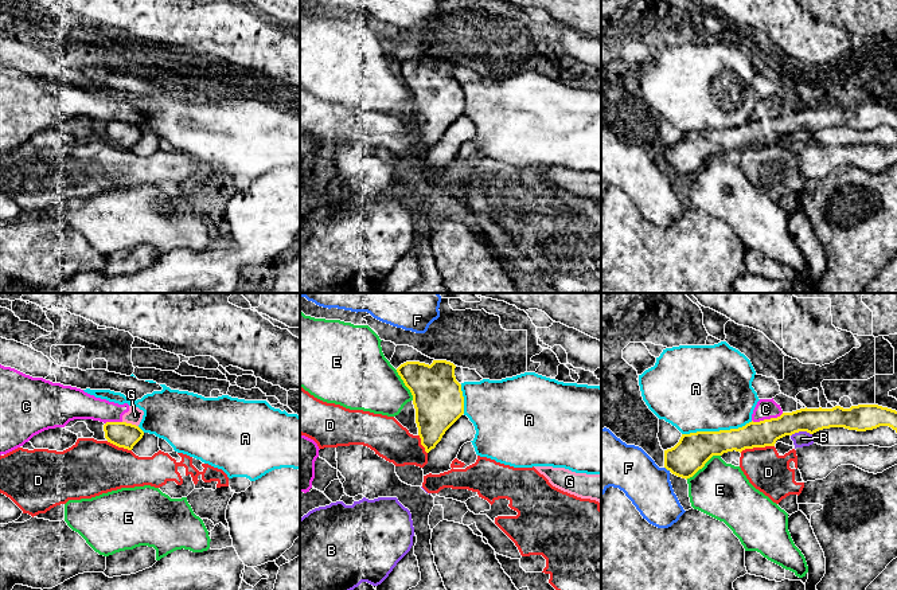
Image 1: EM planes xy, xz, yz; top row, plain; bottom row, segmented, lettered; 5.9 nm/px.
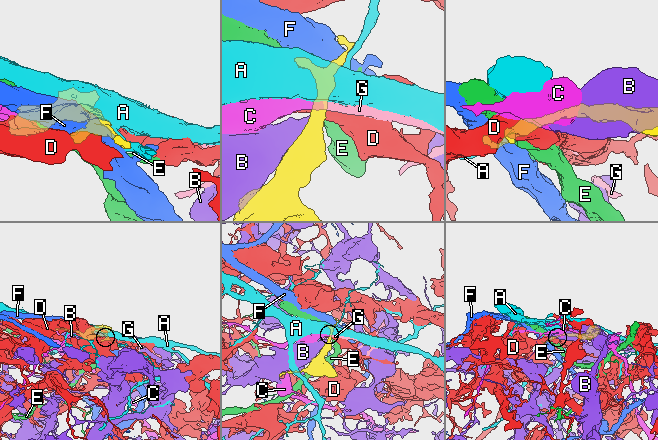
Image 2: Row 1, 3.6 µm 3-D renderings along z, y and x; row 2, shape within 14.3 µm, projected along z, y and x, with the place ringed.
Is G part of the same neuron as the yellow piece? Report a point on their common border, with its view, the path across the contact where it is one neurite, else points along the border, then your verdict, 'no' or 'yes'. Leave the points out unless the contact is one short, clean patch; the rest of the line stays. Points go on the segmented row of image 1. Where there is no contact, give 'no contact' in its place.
xy (131, 424) | along xy (123, 421), (137, 426) | no

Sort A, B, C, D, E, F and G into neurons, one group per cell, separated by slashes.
A / B / C G / D / E / F

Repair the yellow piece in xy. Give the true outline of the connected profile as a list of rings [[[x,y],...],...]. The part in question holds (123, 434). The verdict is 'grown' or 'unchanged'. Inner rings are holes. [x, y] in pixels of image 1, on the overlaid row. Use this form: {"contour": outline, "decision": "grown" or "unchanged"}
{"contour": [[[106,422],[104,431],[108,442],[128,450],[132,450],[144,435],[139,426],[126,422]]], "decision": "unchanged"}

